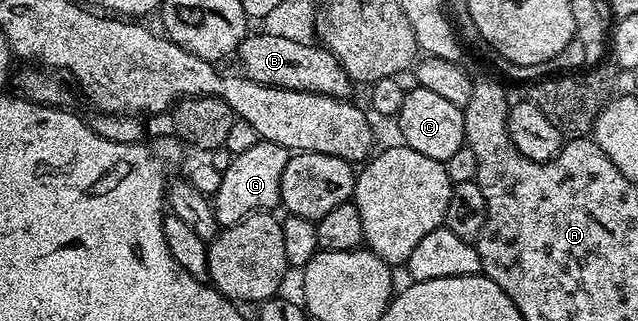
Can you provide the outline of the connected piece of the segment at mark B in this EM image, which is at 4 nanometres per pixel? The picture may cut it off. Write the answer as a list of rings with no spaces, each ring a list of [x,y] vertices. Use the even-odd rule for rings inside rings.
[[[248,35],[238,46],[235,58],[241,61],[240,73],[244,77],[264,86],[344,99],[348,99],[355,89],[352,78],[347,76],[334,54],[313,42],[299,43],[280,36]]]

